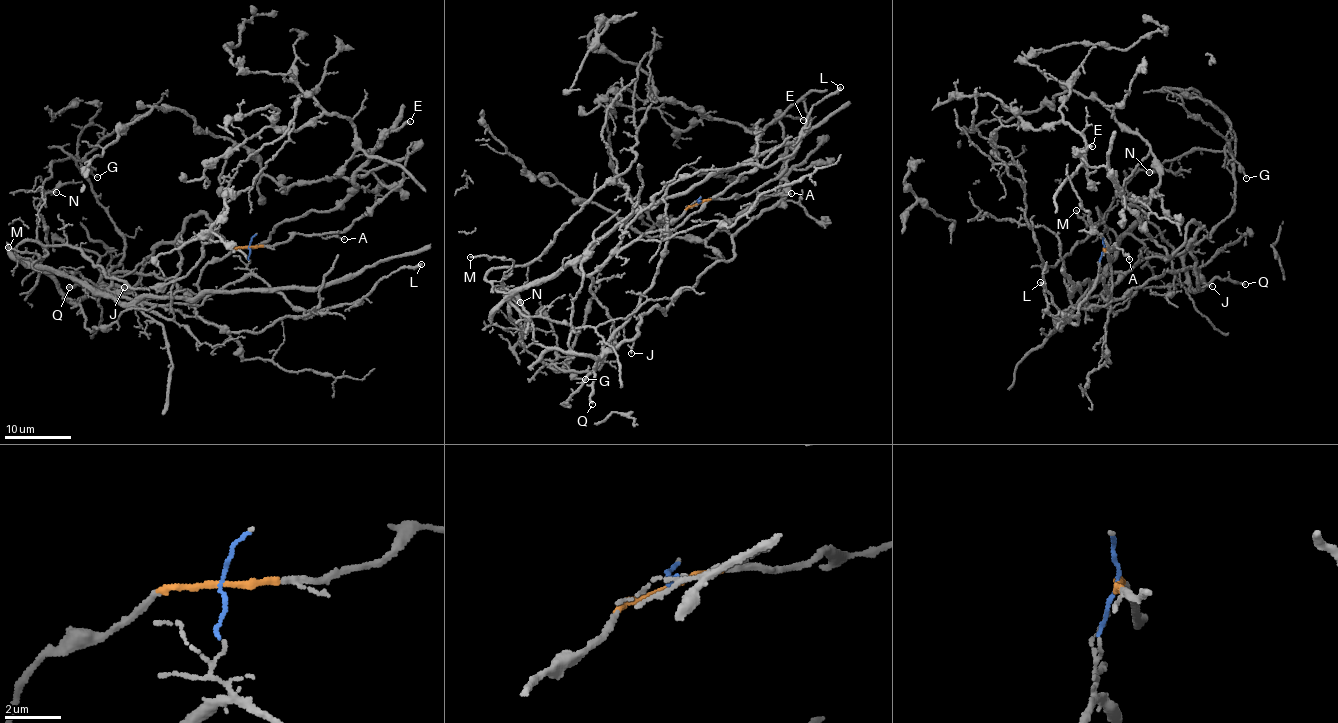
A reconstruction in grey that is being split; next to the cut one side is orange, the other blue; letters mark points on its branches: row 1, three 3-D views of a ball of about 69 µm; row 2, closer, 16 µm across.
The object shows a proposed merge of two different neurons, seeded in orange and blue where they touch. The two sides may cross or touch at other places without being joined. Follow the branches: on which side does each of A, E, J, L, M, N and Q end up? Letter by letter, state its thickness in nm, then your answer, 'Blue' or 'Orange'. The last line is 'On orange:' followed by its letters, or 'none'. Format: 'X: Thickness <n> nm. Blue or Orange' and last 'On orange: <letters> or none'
A: Thickness 100 nm. Orange
E: Thickness 190 nm. Orange
J: Thickness 80 nm. Orange
L: Thickness 320 nm. Orange
M: Thickness 180 nm. Orange
N: Thickness 120 nm. Orange
Q: Thickness 240 nm. Orange
On orange: A, E, J, L, M, N, Q

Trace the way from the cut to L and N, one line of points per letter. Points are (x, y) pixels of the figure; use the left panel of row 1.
L: (248, 246), (214, 259), (197, 285), (194, 312), (228, 331), (358, 301), (422, 264)
N: (248, 246), (205, 267), (195, 303), (169, 279), (110, 272), (70, 300), (40, 269), (37, 206), (56, 192)

